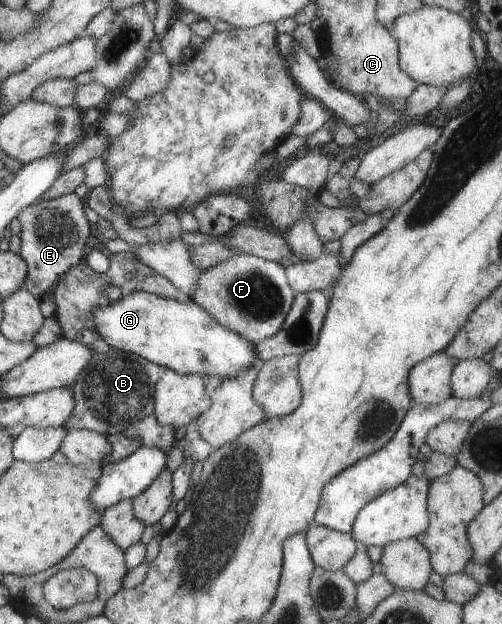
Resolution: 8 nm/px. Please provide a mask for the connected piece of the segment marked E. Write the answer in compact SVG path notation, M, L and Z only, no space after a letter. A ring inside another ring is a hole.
M73 192L46 202L38 199L17 215L22 227L19 255L27 265L24 288L36 298L51 291L58 279L84 258L86 245L92 242L85 207L86 199L80 199Z

